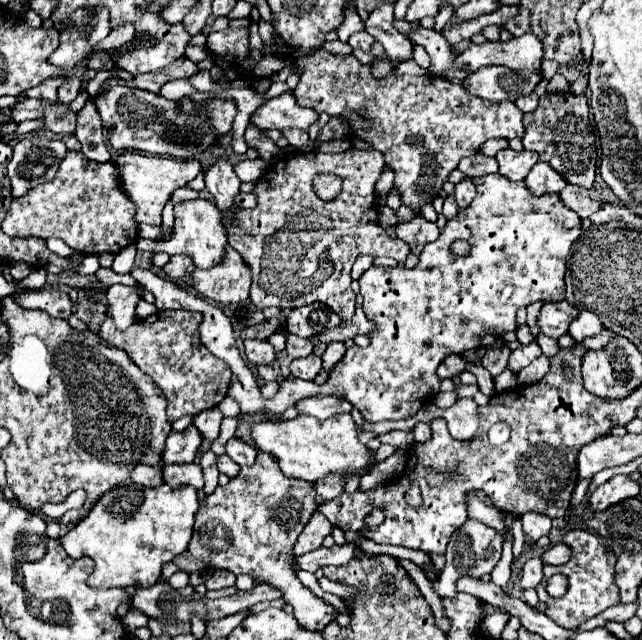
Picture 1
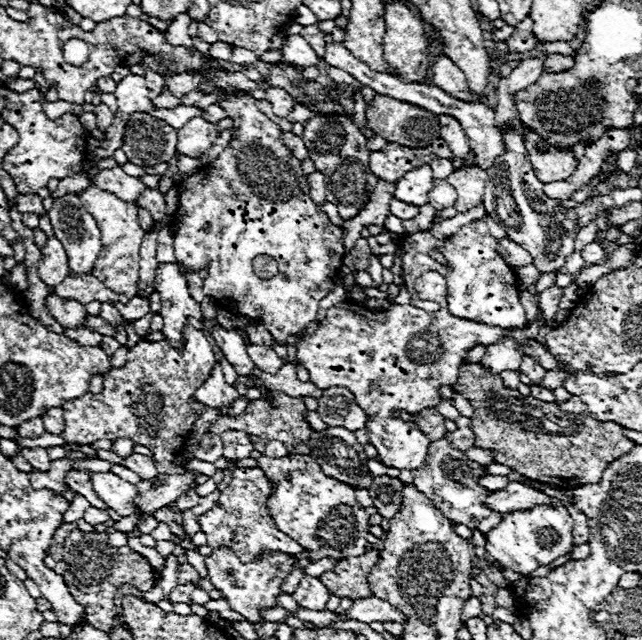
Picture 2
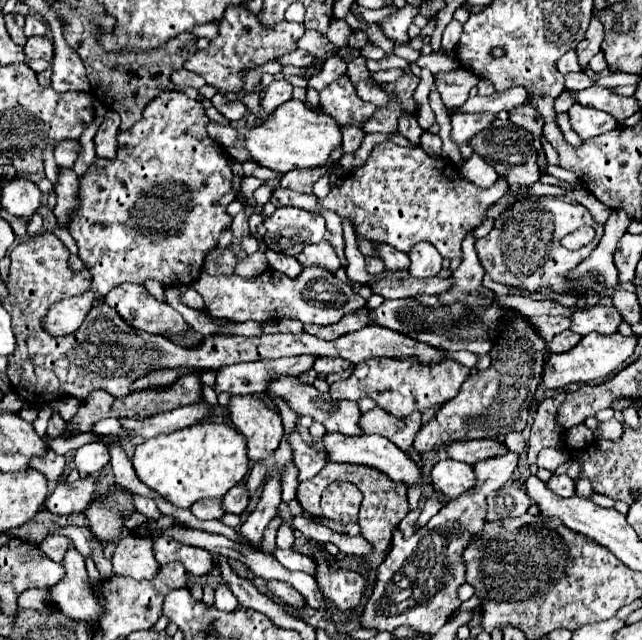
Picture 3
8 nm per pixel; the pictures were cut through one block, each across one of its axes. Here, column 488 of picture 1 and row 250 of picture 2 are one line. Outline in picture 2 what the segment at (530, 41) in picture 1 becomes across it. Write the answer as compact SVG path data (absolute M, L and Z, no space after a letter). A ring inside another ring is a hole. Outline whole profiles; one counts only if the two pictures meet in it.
M50 236L42 248L42 258L38 262L38 276L46 286L54 288L68 274L70 274L70 268L68 268L66 250L58 238Z

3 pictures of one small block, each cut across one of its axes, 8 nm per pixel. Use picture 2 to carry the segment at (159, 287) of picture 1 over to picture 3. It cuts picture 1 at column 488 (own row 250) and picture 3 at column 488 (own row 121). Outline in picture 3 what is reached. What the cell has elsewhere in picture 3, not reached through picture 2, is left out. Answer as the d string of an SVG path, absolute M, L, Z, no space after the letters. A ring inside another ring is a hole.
M550 195L542 196L542 200L544 202L540 202L540 206L536 206L536 202L532 202L531 199L516 202L508 212L502 212L494 220L494 228L486 238L476 240L478 258L494 282L520 286L530 292L546 286L556 292L572 290L568 288L570 284L566 282L568 272L596 248L604 229L602 224L598 224L580 204L566 204L564 197ZM582 226L590 226L595 230L594 240L578 252L566 250L560 244L560 240L572 230L578 230Z

